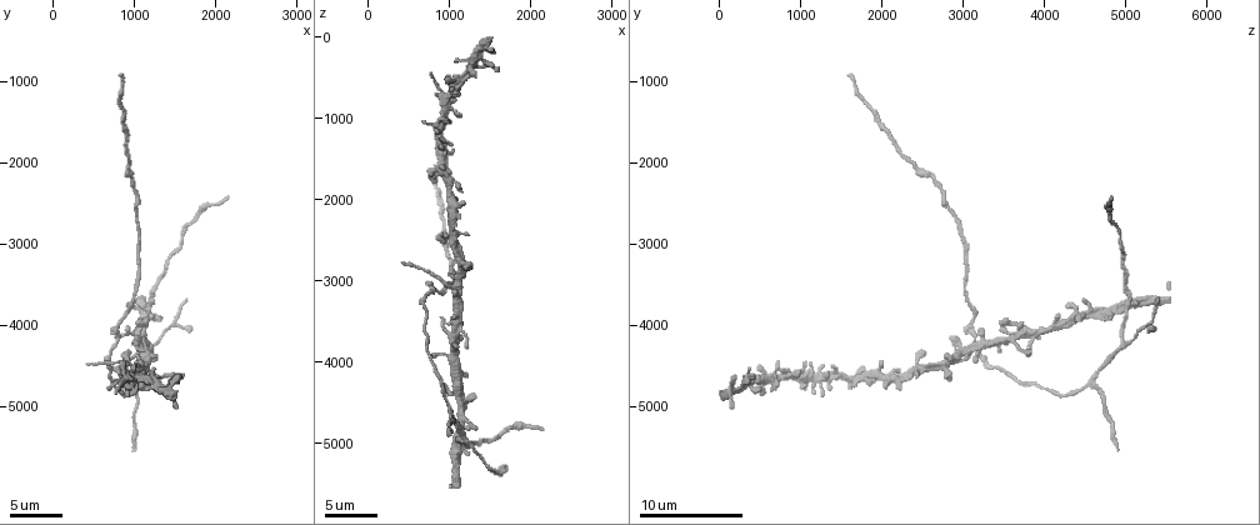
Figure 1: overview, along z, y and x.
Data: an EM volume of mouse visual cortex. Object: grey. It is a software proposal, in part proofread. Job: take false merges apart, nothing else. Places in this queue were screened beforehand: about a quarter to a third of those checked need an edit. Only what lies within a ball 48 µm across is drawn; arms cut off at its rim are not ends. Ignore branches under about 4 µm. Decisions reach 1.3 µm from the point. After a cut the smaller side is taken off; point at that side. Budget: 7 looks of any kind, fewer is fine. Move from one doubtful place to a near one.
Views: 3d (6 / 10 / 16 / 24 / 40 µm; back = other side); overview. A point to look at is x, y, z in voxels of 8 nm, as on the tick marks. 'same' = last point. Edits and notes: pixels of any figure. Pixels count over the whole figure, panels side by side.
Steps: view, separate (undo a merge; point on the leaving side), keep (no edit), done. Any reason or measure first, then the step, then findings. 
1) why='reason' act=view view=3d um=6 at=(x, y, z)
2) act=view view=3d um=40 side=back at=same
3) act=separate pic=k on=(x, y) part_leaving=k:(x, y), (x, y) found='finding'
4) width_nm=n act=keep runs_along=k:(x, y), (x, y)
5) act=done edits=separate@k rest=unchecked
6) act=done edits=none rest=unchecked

why='three arms meet' act=view view=3d um=16 at=(1200, 4250, 4950)

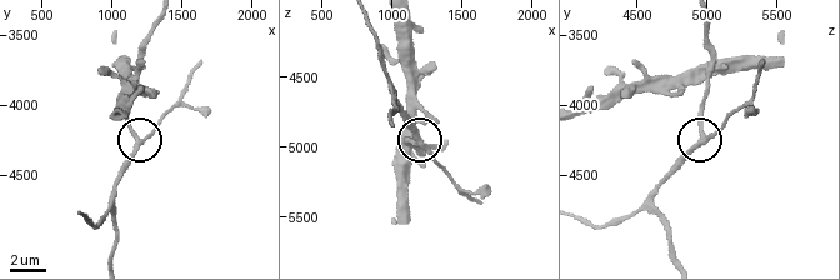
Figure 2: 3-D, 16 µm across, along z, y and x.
side_arm_um=7 act=keep runs_along=2:(401, 115), (421, 150), (451, 180) found='one neuron here'

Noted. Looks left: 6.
why='arms part here' act=view view=3d um=10 at=(1000, 4750, 4600)

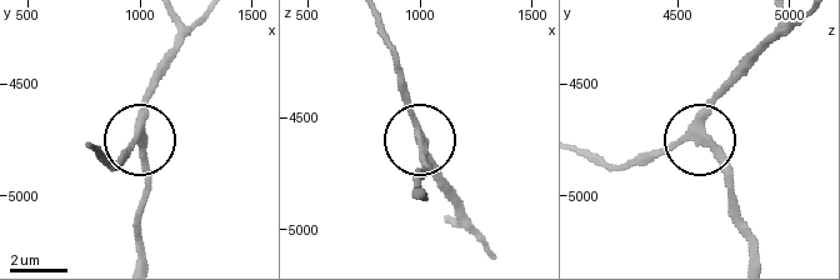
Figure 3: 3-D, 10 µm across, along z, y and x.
side_arm_um=7 act=keep runs_along=3:(153, 71), (138, 134), (145, 196) found='one neuron here'

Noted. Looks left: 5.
why='three-way junction' act=view view=3d um=6 at=(1050, 4350, 3100)

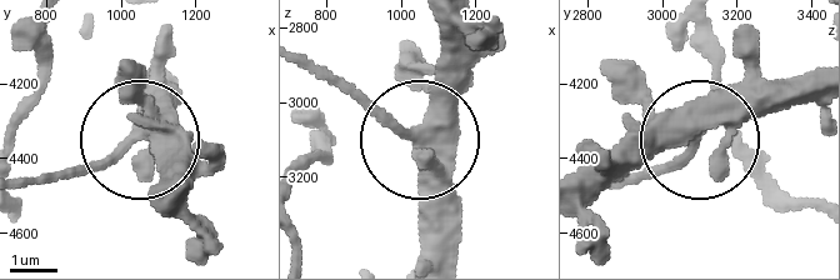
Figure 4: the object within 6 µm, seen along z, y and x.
why='other side' act=view view=3d um=6 side=back at=(1030, 4360, 3080)

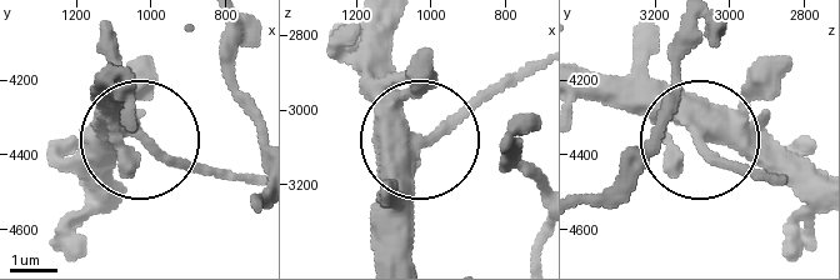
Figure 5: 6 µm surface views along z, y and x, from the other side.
width_nm=330 act=keep runs_along=5:(583, 73), (631, 76), (710, 151), (759, 176) found='all the same neuron'

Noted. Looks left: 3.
act=done edits=none rest=unchecked

